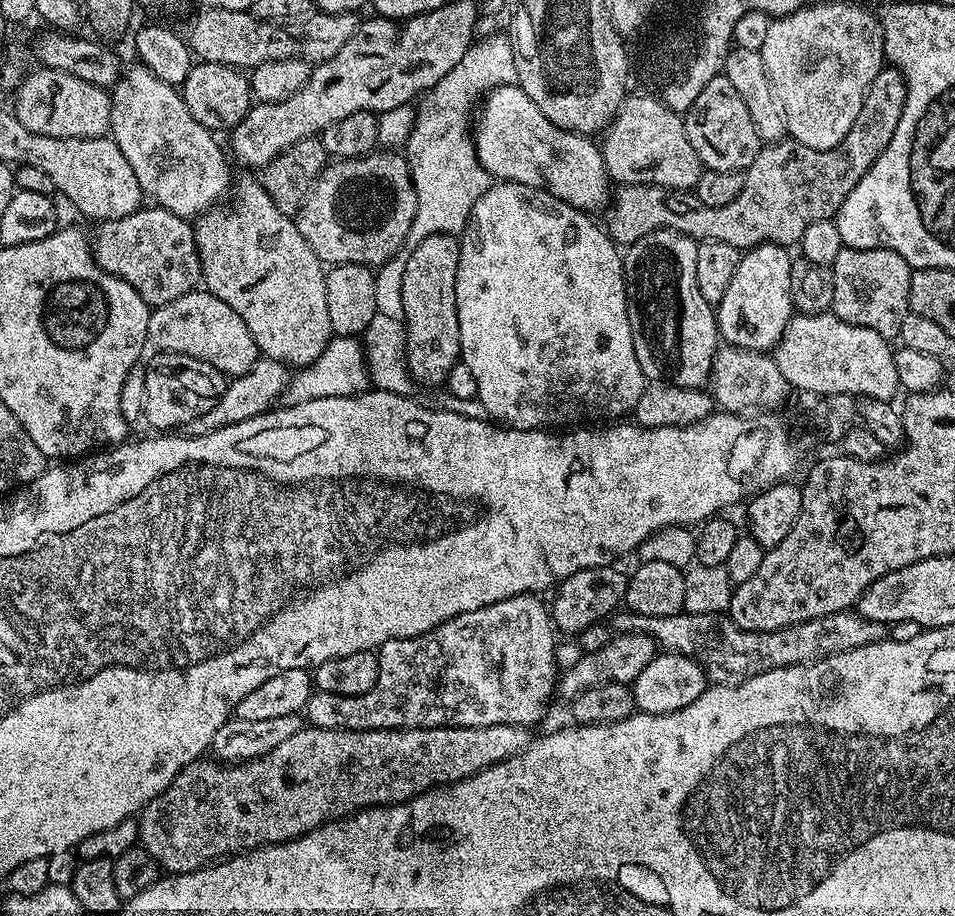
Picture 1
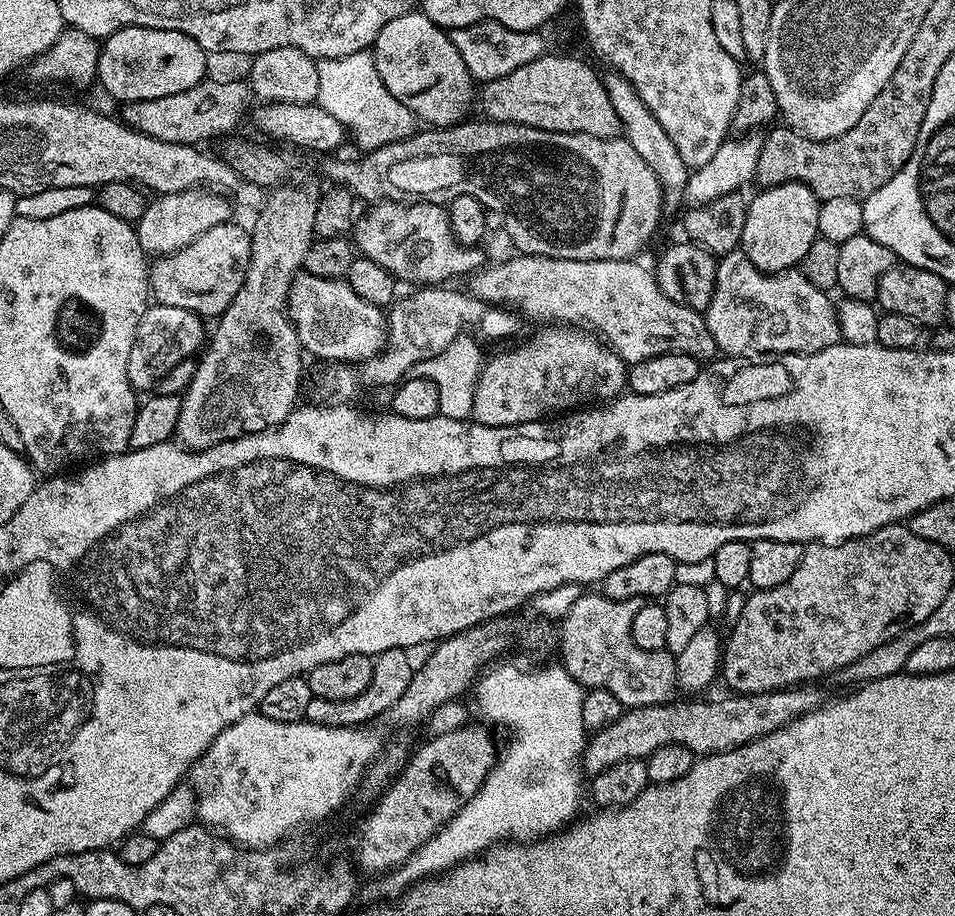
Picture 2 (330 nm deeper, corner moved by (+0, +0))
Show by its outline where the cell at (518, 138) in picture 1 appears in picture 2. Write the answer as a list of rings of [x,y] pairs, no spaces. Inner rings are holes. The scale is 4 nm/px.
[[[413,10],[402,14],[402,18],[390,18],[390,22],[378,30],[378,38],[370,51],[387,90],[412,111],[417,121],[425,120],[425,125],[447,128],[449,124],[461,123],[469,115],[473,76],[468,72],[466,62],[462,60],[462,54],[455,48],[449,33],[439,28],[423,11]]]

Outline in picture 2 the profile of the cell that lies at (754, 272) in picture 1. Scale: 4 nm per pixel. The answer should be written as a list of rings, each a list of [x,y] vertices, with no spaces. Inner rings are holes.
[[[783,184],[782,186],[774,186],[773,188],[766,188],[757,191],[757,196],[754,195],[748,201],[748,209],[746,210],[746,226],[742,226],[742,238],[740,239],[740,248],[746,254],[746,258],[750,258],[752,265],[760,272],[765,274],[775,274],[778,272],[787,272],[795,269],[801,258],[806,254],[806,250],[810,250],[810,246],[816,241],[820,235],[818,230],[818,210],[821,206],[821,201],[816,199],[815,194],[806,186],[801,184]]]

